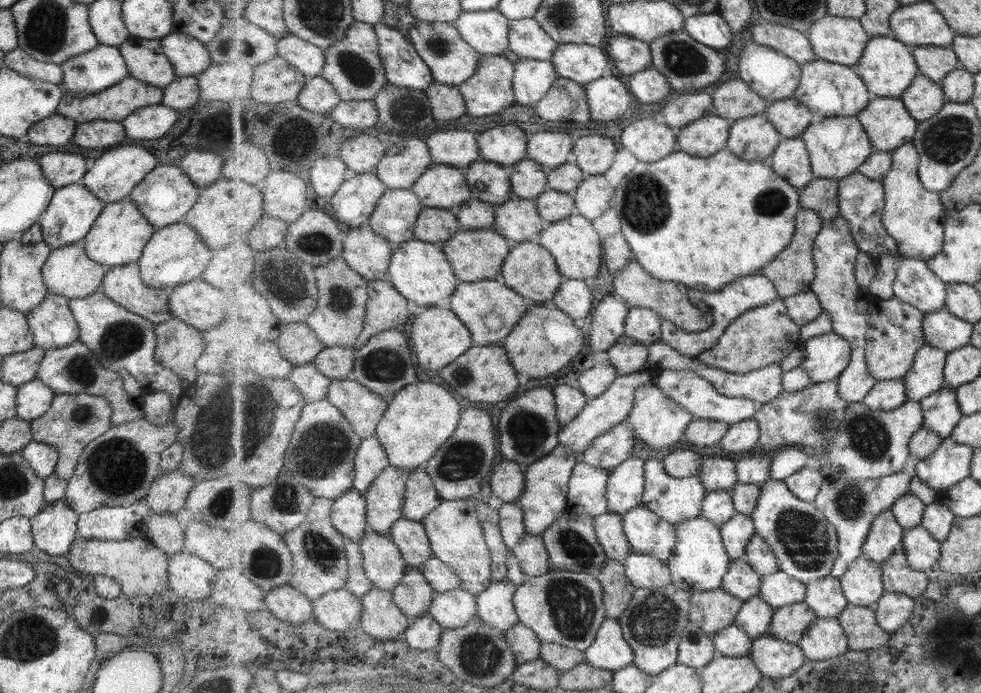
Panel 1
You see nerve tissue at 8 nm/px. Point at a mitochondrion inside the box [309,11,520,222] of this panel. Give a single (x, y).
(358, 70)

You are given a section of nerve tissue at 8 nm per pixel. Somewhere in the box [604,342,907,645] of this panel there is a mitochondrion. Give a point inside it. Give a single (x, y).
(806, 543)

